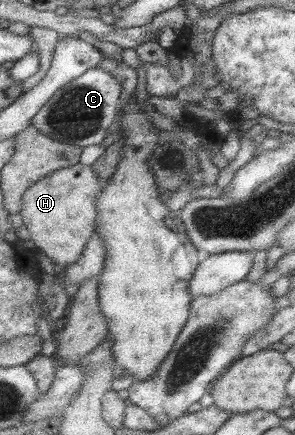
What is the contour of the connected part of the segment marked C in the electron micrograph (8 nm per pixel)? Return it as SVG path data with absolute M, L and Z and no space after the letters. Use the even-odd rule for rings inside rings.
M92 67L80 77L59 87L31 119L31 124L39 133L61 143L73 144L82 149L90 145L101 145L107 129L118 119L120 95L121 82L108 71Z

